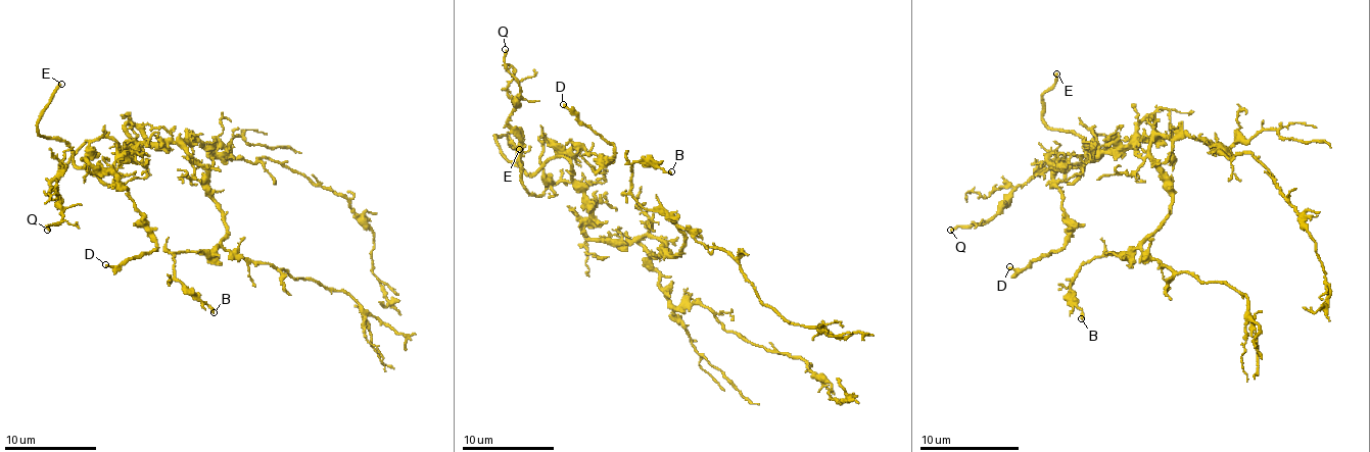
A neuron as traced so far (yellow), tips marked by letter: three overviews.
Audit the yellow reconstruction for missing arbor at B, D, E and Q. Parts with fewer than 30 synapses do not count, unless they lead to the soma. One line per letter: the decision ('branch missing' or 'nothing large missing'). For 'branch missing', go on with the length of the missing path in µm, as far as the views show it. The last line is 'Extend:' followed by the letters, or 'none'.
B: nothing large missing
D: nothing large missing
E: branch missing; missing 35 µm
Q: nothing large missing
Extend: E

